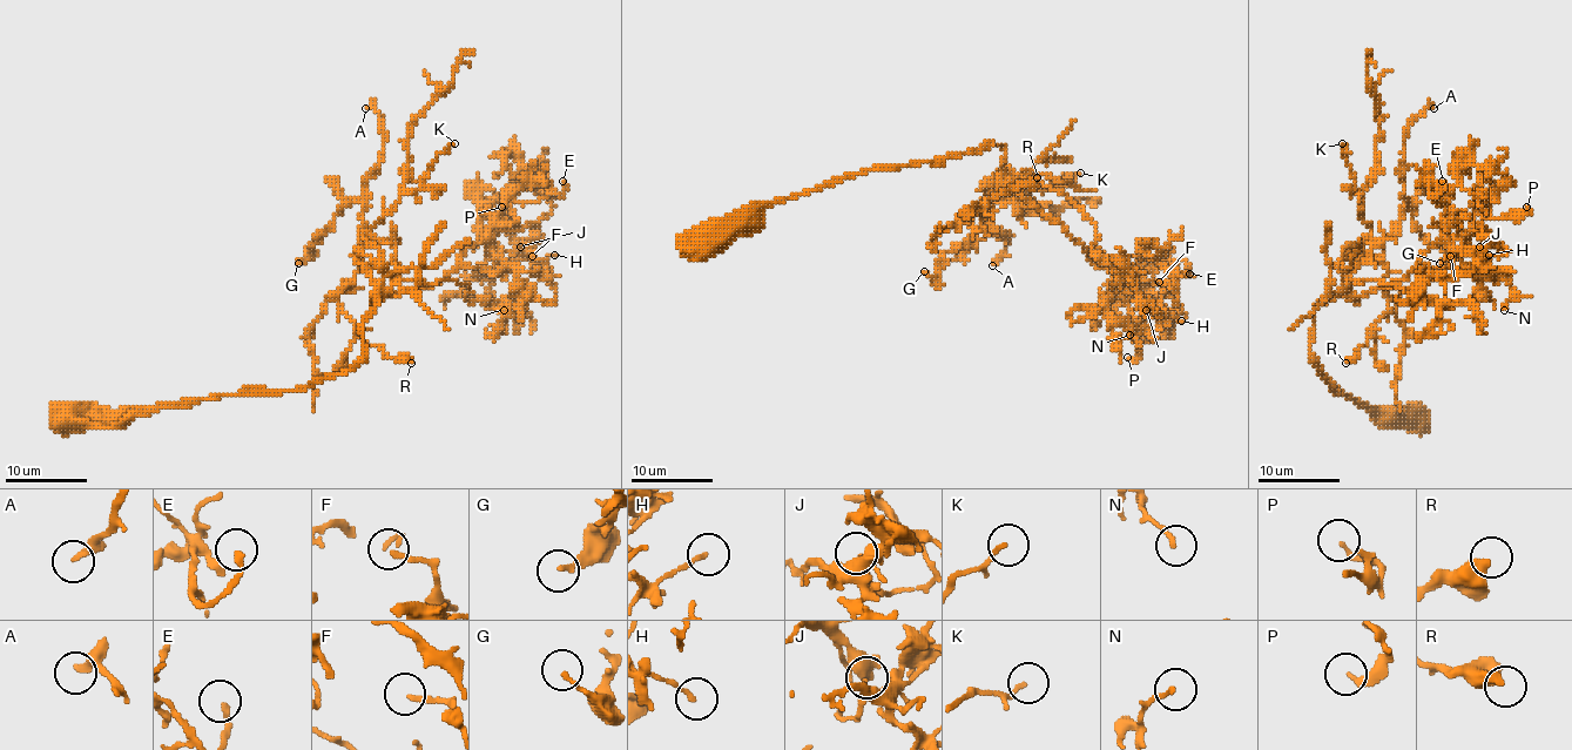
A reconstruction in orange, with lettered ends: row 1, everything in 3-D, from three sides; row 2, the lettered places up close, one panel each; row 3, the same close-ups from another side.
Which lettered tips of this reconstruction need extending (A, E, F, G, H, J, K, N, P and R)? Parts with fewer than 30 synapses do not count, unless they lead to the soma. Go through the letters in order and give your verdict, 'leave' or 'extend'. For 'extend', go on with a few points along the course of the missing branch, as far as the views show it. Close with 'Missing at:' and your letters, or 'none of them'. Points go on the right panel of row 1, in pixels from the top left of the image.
A: leave
E: leave
F: leave
G: leave
H: leave
J: leave
K: leave
N: leave
P: leave
R: leave
Missing at: none of them

